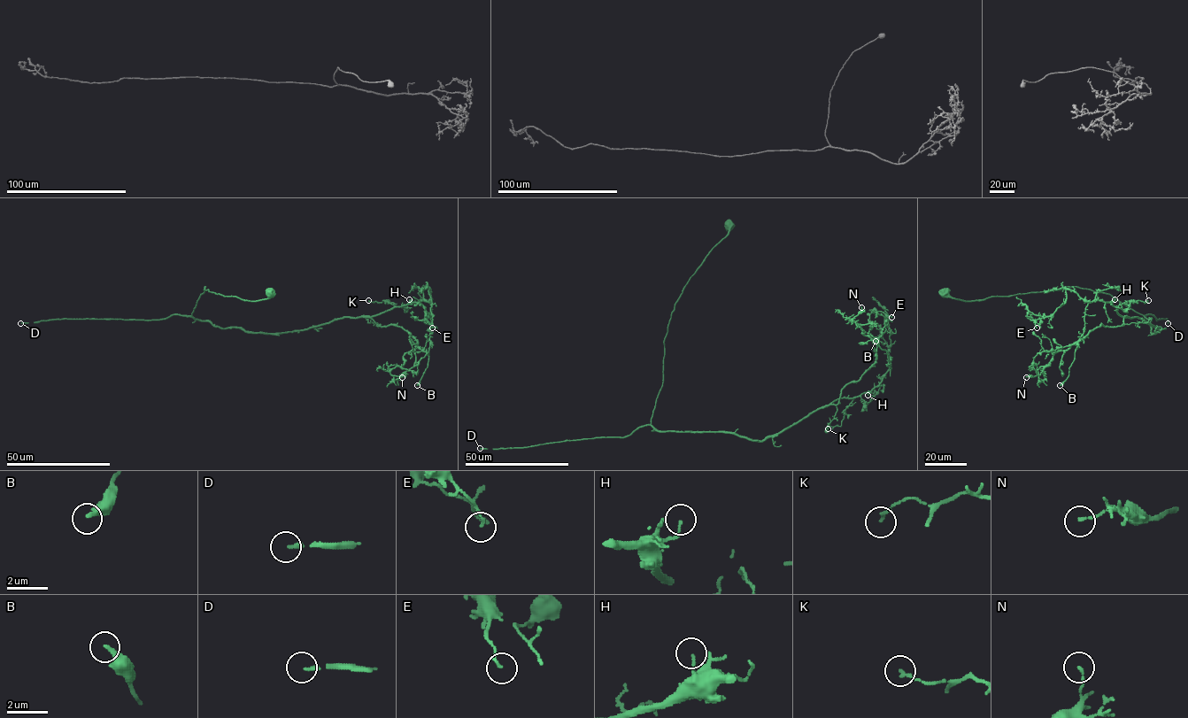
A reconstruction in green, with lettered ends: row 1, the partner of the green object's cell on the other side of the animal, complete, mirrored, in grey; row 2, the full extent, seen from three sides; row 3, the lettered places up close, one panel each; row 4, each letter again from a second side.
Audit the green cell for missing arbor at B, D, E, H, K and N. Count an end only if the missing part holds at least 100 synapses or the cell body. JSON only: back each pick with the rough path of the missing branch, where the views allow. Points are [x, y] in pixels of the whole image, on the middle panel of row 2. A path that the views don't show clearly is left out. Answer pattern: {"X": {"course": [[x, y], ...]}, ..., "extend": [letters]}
{"extend": ["D"]}

